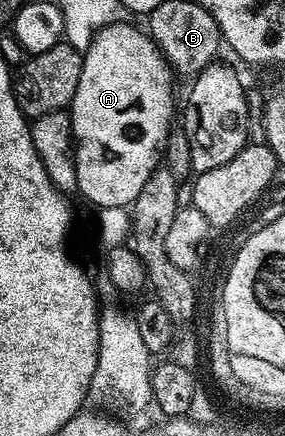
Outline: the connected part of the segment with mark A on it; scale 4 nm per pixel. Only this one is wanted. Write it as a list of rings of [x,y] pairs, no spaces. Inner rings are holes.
[[[117,20],[102,27],[92,37],[88,49],[83,51],[82,76],[78,80],[78,92],[74,92],[70,107],[76,156],[76,190],[84,193],[96,208],[131,207],[138,192],[142,192],[142,184],[146,184],[146,180],[150,180],[150,176],[161,165],[168,136],[174,129],[174,71],[156,43],[141,27],[140,30],[136,26],[127,26],[123,20]]]

